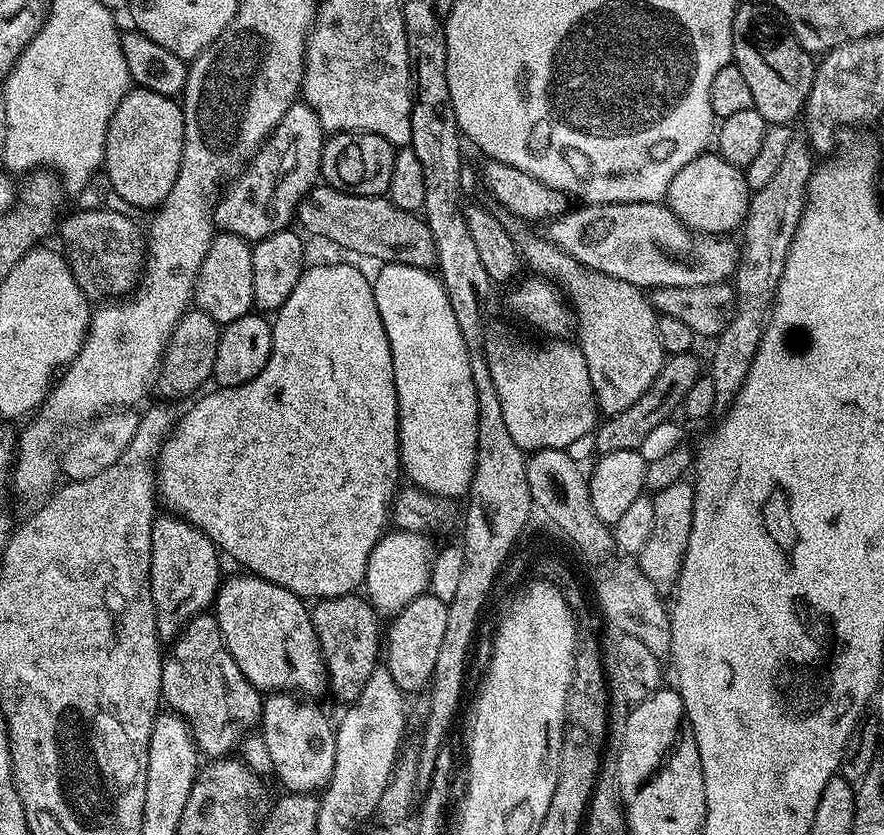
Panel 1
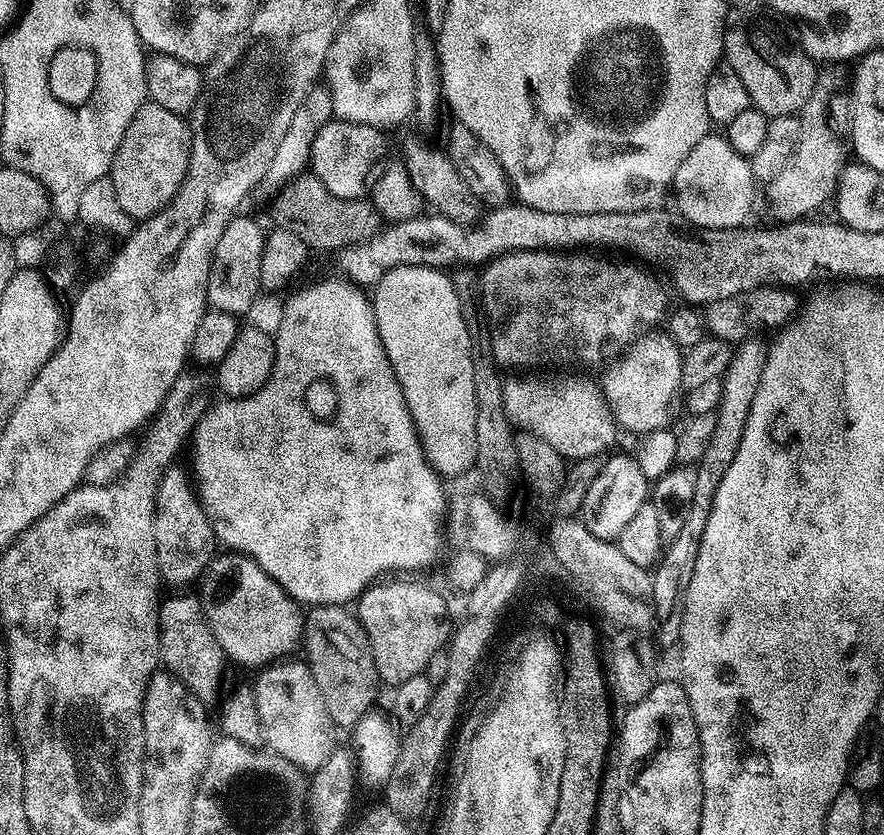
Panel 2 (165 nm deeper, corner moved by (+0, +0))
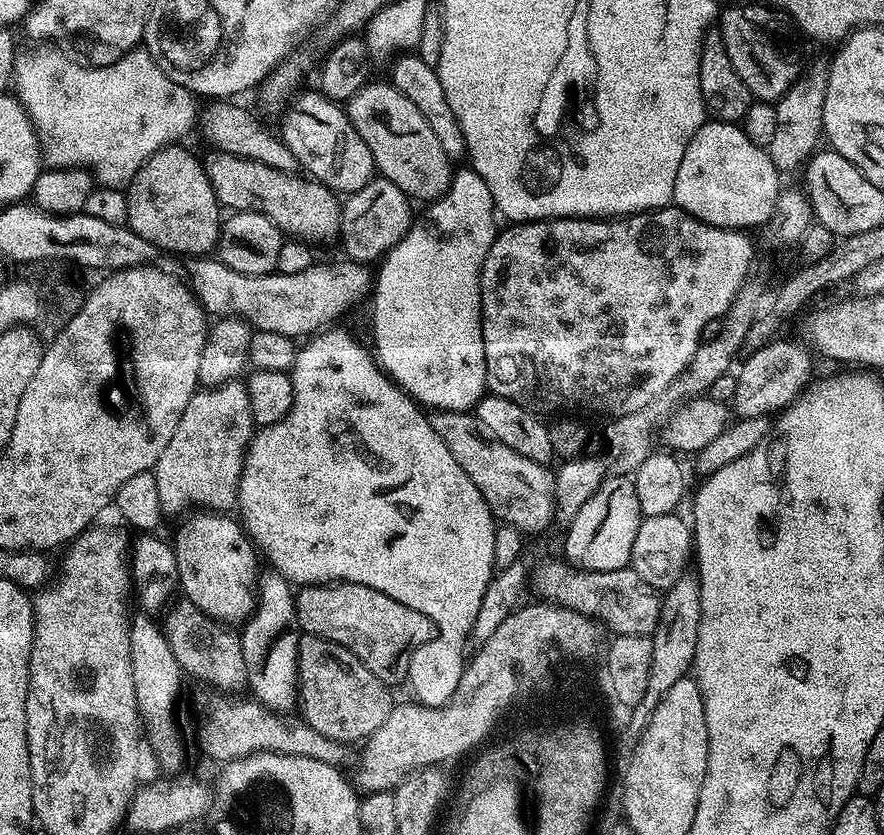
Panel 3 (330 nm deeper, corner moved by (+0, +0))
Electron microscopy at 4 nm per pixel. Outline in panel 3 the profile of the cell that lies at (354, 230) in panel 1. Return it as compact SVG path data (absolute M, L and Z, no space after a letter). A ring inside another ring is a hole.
M216 154L216 157L212 161L207 161L206 167L208 169L208 177L210 182L214 186L216 191L216 199L220 201L221 205L225 209L231 210L232 212L261 212L266 218L270 218L270 222L274 222L274 226L278 226L278 230L285 237L291 238L293 240L303 240L305 244L310 244L313 246L319 246L319 244L328 244L333 239L334 241L339 237L340 234L340 209L342 207L342 200L337 193L333 192L332 189L328 188L325 184L321 184L319 180L313 180L307 175L299 174L295 171L283 172L282 170L276 170L274 166L266 166L262 162L257 160L244 160L240 156L230 156L227 154Z

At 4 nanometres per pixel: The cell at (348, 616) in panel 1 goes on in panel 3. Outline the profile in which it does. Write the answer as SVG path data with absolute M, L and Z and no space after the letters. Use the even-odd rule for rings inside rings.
M301 635L296 674L298 708L304 711L303 723L331 740L367 740L382 722L386 722L394 706L394 699L388 693L391 692L389 685L374 678L349 648L321 636Z

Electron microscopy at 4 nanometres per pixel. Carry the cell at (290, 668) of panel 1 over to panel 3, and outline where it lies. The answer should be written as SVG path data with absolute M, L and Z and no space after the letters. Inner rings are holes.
M196 514L176 532L174 547L183 599L194 602L210 618L225 626L247 621L256 609L258 552L239 519L228 514Z

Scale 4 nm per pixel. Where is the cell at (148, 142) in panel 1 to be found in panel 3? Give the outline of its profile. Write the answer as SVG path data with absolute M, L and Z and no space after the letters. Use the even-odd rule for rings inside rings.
M169 143L159 148L138 170L138 174L128 185L127 228L142 239L152 243L161 253L181 252L184 258L204 258L208 252L220 243L220 226L222 223L222 205L216 199L216 191L208 177L208 169L188 148L180 148L179 143Z

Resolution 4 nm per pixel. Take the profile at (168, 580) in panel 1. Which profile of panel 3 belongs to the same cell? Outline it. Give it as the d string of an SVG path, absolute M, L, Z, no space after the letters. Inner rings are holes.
M233 382L217 388L196 391L190 398L190 406L186 406L182 419L178 422L178 430L174 430L170 442L166 442L166 450L162 450L154 469L158 482L158 502L161 513L168 517L180 516L187 508L211 510L216 514L235 509L244 454L253 435L252 407L243 383Z

